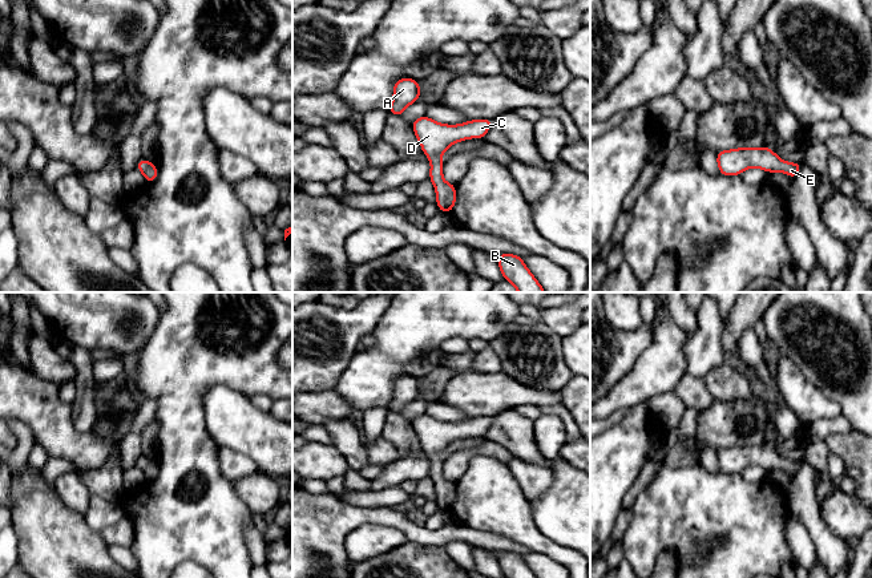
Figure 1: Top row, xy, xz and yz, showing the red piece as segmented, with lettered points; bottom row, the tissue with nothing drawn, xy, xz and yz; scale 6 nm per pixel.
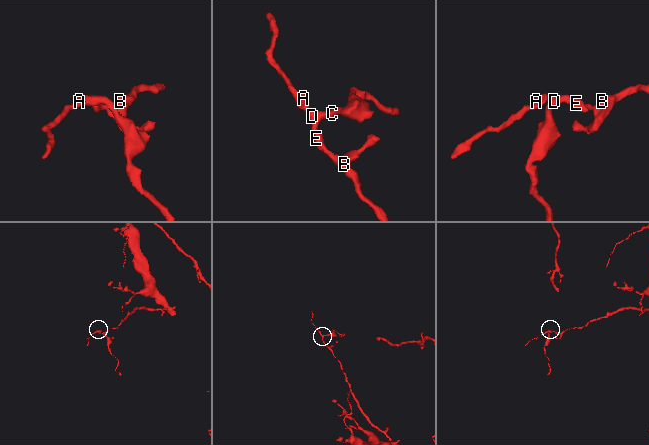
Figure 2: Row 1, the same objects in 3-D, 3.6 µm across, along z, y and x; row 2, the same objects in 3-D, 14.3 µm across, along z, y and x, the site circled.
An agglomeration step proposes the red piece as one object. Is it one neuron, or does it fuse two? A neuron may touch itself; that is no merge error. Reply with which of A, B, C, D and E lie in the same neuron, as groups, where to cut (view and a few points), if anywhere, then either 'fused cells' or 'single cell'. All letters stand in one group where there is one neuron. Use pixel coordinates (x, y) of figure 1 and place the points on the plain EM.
A B C D E | no cut | single cell

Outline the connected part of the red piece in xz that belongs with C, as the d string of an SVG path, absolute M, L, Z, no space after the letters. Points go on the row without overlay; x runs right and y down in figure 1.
M427 413L412 420L423 450L431 458L429 478L436 486L436 502L440 509L449 512L456 501L456 482L443 477L443 450L453 441L468 436L484 436L492 424L492 416L472 417L459 423L445 423Z

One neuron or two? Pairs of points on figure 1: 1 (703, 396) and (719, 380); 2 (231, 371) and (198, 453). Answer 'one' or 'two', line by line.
1: two
2: one

